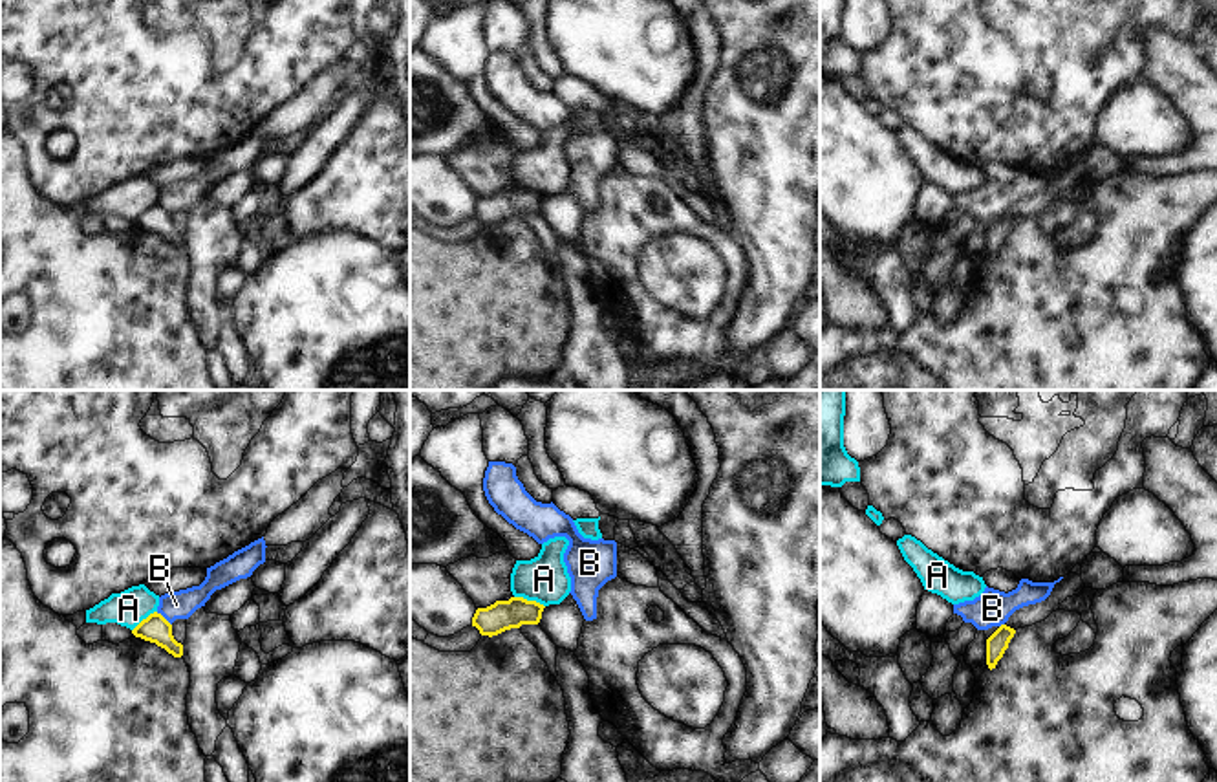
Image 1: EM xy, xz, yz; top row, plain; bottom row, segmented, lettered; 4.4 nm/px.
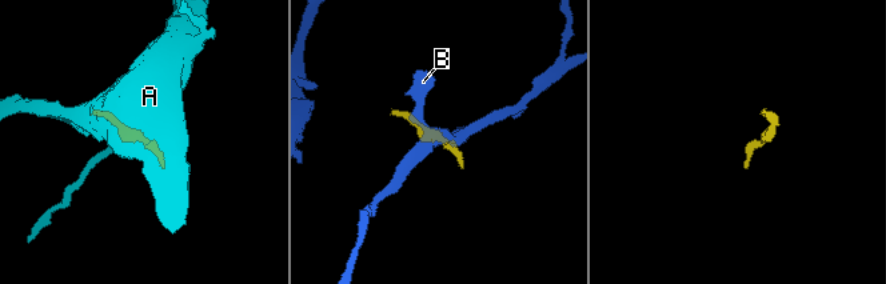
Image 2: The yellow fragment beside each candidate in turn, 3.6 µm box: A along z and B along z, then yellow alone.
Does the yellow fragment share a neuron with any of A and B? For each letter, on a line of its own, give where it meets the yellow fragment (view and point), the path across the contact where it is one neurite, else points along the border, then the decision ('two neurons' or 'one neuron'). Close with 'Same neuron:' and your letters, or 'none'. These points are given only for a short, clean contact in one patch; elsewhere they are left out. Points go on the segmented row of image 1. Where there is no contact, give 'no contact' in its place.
A: xz (529, 601) | along xz (515, 596), (535, 599), (544, 607) | two neurons
B: xy (163, 618) | along xy (156, 612), (171, 625) | two neurons
Same neuron: none

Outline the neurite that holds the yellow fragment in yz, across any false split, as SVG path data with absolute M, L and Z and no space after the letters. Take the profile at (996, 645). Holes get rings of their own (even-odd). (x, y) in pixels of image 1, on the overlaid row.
M1001 625L988 639L986 639L986 665L988 668L996 668L997 661L1003 657L1005 650L1008 648L1010 639L1014 637L1016 630Z

